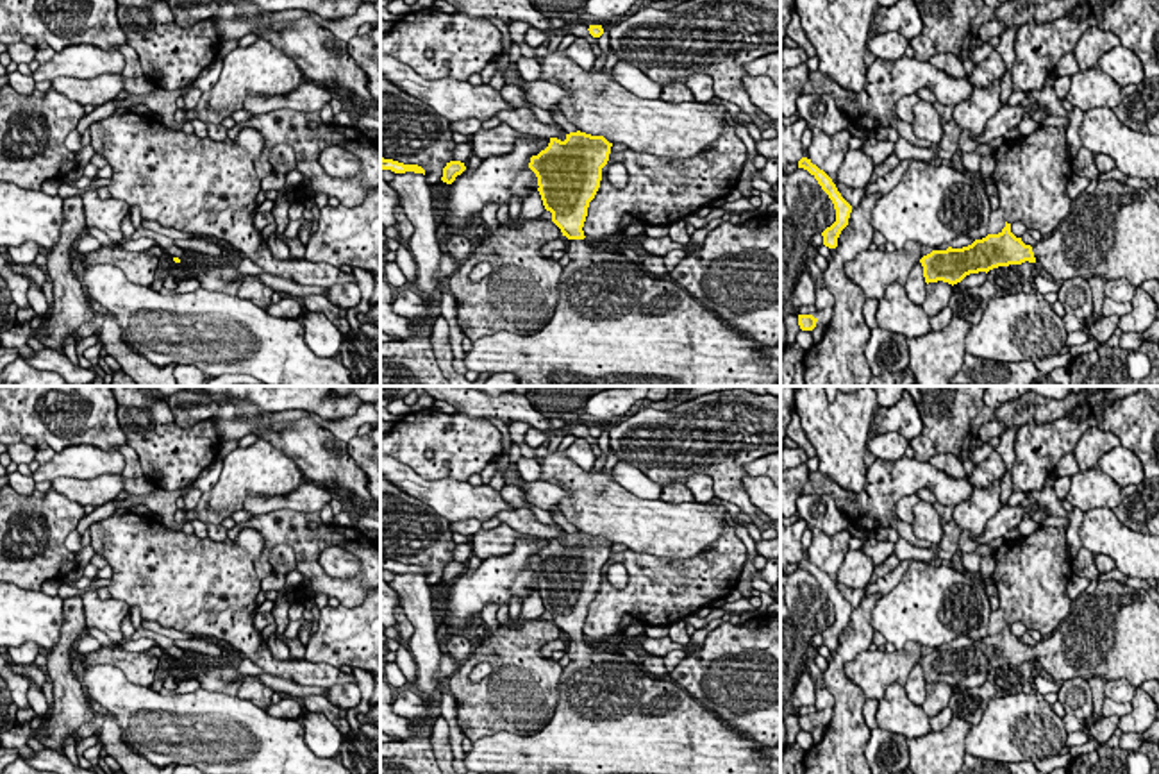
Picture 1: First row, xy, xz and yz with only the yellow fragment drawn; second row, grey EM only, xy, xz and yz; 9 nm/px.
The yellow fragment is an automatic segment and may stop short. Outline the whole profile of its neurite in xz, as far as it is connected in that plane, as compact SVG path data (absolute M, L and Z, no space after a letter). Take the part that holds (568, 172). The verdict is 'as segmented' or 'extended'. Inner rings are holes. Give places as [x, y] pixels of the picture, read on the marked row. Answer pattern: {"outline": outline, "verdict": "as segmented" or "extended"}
{"outline": "M577 130L564 141L550 138L548 147L530 157L543 206L568 245L559 302L552 320L532 336L500 331L473 341L464 354L466 368L509 372L518 386L779 386L780 361L766 358L759 341L730 327L675 281L654 277L641 263L598 250L586 240L582 227L611 147L604 136Z", "verdict": "extended"}

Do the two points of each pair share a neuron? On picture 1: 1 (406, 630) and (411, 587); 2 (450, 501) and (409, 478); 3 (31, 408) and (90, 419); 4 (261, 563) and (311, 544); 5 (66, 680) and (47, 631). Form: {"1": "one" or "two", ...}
{"1": "two", "2": "one", "3": "one", "4": "one", "5": "two"}

